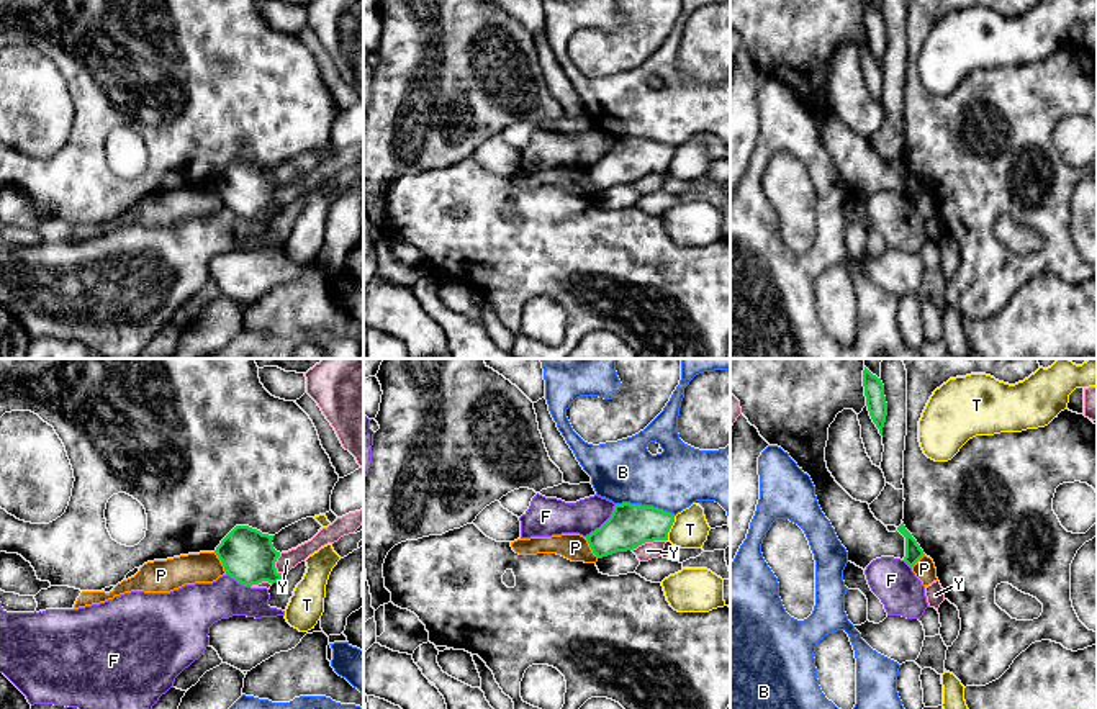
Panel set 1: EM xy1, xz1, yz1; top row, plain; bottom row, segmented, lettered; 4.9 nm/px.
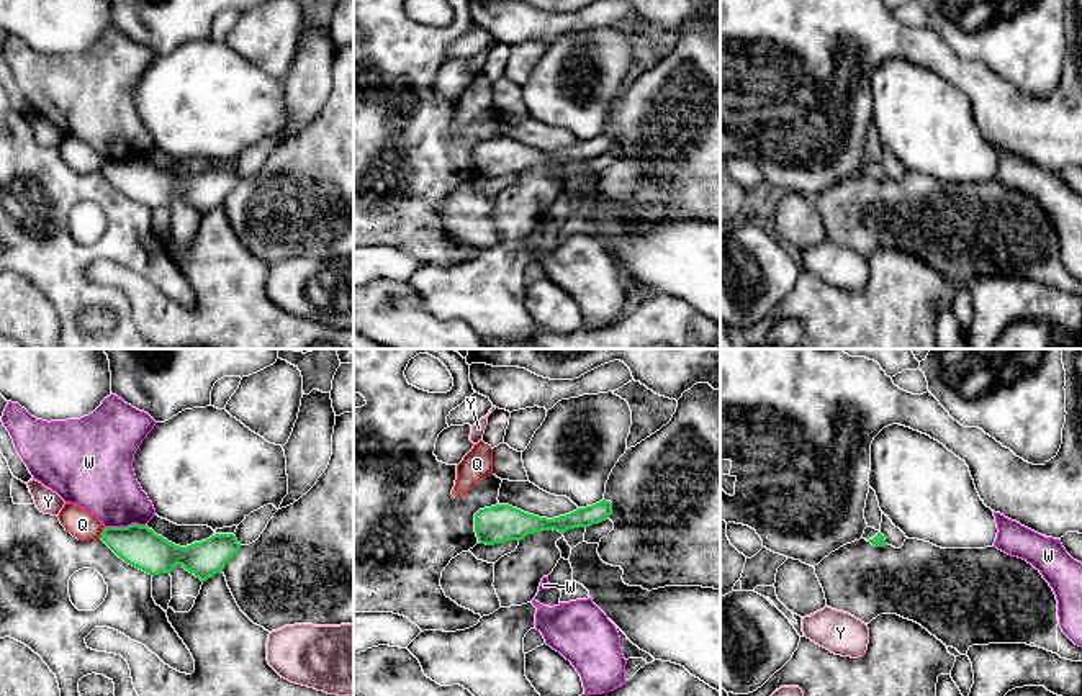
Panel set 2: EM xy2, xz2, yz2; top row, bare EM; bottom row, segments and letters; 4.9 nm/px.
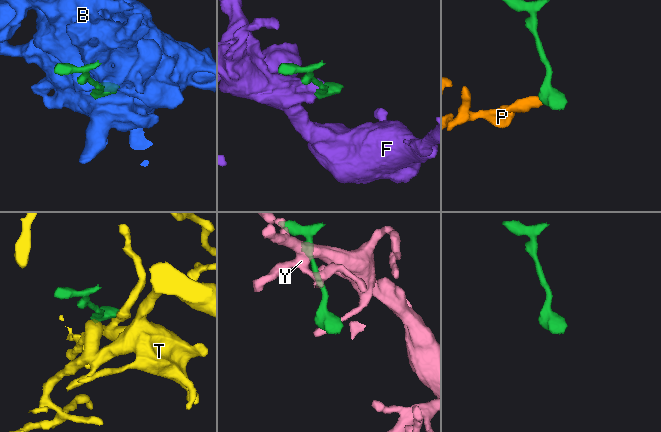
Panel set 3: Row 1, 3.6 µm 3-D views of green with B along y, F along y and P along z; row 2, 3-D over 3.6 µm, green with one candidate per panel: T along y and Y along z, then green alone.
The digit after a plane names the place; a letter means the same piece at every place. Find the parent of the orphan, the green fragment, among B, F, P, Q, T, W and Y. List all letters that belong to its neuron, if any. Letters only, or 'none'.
none

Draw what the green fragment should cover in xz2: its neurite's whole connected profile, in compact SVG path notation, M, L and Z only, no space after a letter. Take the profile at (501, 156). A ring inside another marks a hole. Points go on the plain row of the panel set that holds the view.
M606 133L553 152L539 151L509 138L496 138L475 147L475 165L480 177L494 179L522 174L529 167L550 162L565 167L568 162L589 160L606 154L611 147L612 136Z

